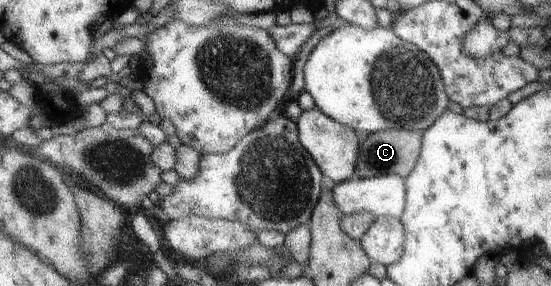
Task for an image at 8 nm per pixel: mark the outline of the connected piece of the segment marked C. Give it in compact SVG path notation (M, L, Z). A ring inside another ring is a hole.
M392 129L367 134L366 139L358 144L358 158L354 164L353 177L346 180L391 174L405 177L418 158L421 142L421 130Z

